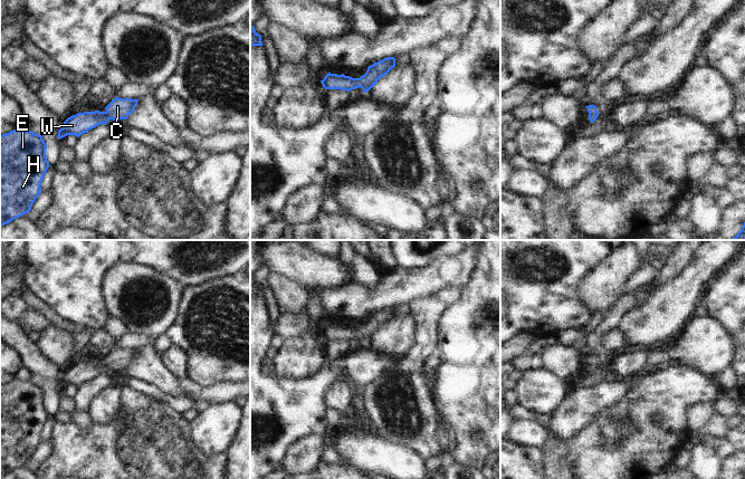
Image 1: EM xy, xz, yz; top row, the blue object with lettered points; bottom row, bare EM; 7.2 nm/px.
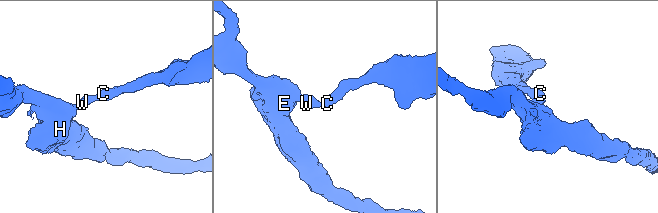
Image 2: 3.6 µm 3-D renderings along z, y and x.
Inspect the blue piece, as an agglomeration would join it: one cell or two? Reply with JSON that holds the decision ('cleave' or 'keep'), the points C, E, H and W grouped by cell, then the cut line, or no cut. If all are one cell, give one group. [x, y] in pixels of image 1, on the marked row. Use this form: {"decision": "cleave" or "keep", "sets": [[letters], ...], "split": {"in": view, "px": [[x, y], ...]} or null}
{"decision": "keep", "sets": [["C", "E", "H", "W"]], "split": null}

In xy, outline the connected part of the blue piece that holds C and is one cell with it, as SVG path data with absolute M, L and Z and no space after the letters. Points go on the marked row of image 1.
M115 97L106 107L105 112L84 112L68 117L64 126L58 131L58 138L67 135L79 137L82 134L101 125L107 124L109 119L127 119L137 105L139 99Z

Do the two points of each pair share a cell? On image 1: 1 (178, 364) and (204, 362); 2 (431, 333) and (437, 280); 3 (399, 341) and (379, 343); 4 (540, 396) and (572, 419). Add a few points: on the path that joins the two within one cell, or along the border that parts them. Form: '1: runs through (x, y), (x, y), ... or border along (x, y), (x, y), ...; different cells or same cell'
1: border along (173, 344), (179, 346), (188, 356), (189, 376); different cells
2: border along (435, 294), (418, 297), (410, 304); different cells
3: runs through (394, 341), (383, 341); same cell
4: border along (567, 393), (552, 413); different cells

